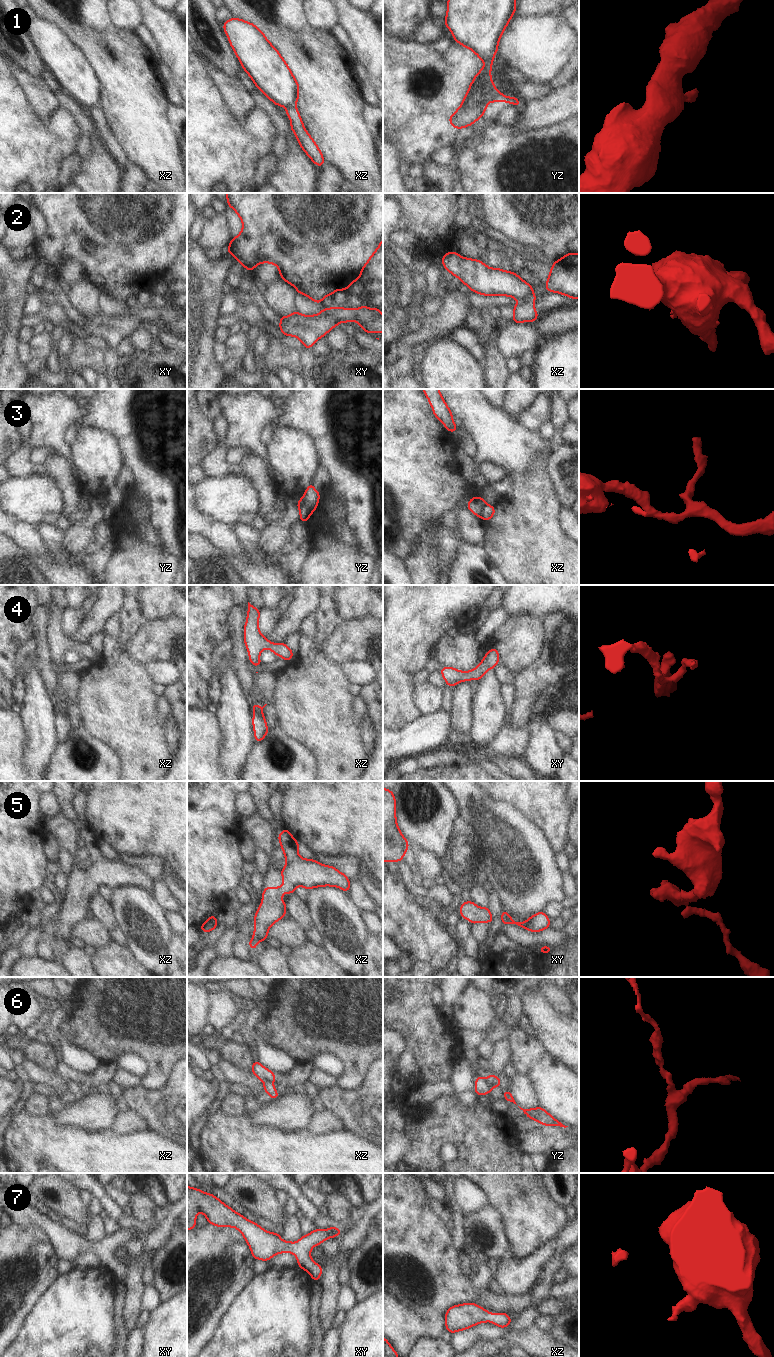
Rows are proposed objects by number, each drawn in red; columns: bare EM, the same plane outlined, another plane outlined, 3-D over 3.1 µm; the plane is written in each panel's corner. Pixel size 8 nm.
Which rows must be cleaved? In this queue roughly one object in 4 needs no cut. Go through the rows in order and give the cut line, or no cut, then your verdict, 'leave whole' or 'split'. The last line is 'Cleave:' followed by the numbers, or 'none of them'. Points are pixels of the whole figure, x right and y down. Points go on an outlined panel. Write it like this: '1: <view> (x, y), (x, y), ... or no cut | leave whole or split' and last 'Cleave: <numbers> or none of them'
1: yz (497, 92), (488, 101) | split
2: xz (532, 291), (521, 299) | split
3: yz (301, 498), (308, 506), (315, 509) | split
4: no cut | leave whole
5: no cut | leave whole
6: xz (265, 1080), (272, 1083) | split
7: no cut | leave whole
Cleave: 1, 2, 3, 6

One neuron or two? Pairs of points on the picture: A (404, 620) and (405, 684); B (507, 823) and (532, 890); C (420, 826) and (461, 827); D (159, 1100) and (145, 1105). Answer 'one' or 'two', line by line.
A: one
B: one
C: two
D: one

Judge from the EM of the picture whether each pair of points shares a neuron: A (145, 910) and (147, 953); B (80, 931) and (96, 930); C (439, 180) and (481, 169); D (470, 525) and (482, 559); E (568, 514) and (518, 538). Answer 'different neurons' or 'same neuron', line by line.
A: same neuron
B: same neuron
C: different neurons
D: different neurons
E: different neurons

